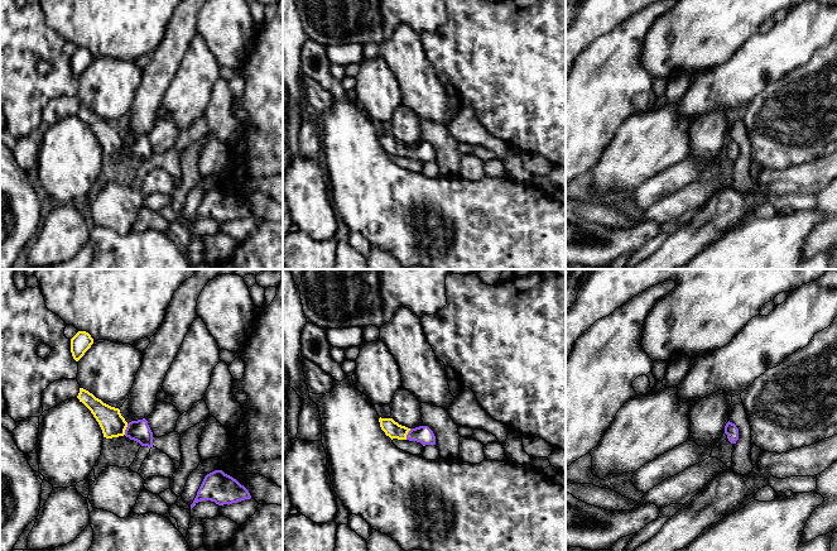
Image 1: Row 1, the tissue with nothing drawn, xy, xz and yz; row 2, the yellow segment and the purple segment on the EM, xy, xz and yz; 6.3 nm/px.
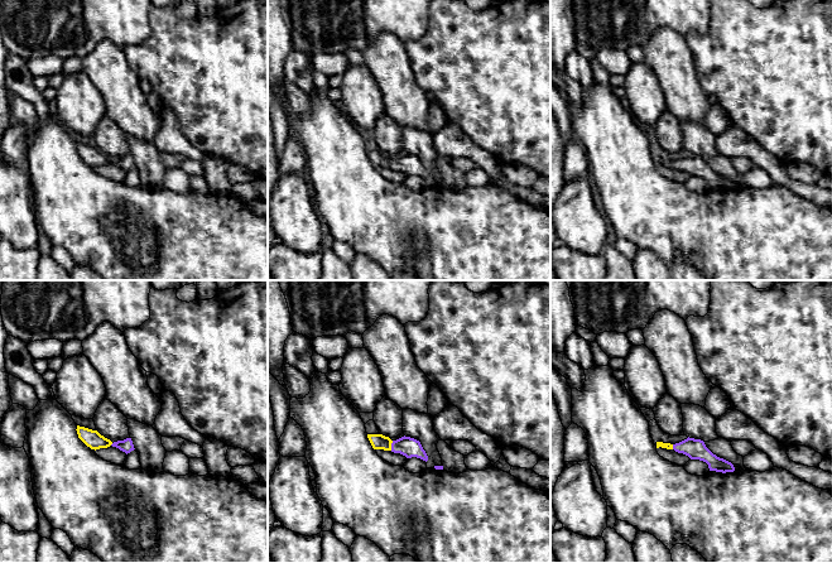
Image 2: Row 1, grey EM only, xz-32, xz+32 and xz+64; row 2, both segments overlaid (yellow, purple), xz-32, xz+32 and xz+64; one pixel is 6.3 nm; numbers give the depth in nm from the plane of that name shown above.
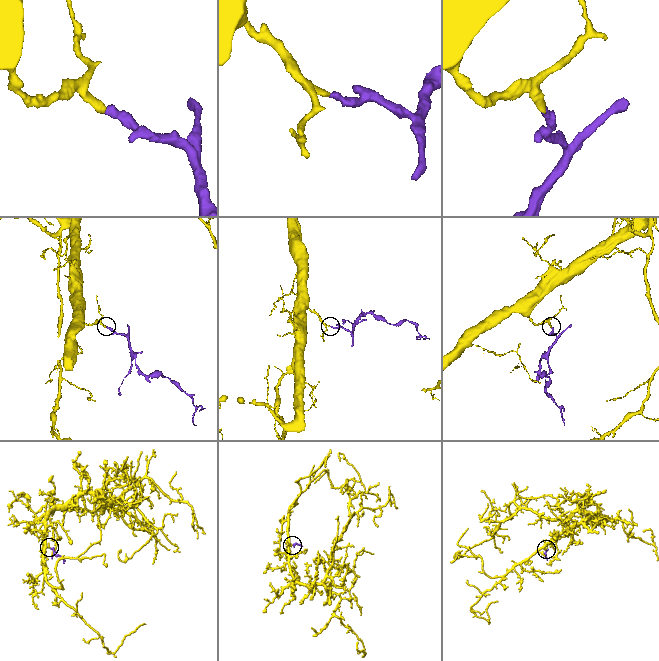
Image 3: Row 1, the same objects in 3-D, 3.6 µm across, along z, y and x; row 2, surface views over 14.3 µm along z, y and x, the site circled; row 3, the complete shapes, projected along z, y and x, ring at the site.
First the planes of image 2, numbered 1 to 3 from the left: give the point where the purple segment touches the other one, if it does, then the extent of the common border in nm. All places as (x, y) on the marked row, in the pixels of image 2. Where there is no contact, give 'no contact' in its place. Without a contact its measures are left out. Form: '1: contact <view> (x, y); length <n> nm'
1: no contact
2: contact xz+32 (390, 446); length 70 nm
3: contact xz+64 (672, 447); length 30 nm

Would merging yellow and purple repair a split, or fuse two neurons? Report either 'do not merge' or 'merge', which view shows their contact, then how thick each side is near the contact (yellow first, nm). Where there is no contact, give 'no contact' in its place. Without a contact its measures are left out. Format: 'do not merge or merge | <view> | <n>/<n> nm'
merge | xy | 160/140 nm

